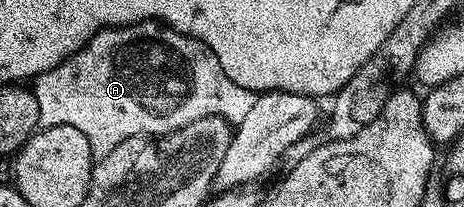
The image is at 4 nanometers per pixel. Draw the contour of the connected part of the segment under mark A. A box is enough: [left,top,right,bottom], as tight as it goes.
[31,21,258,158]

